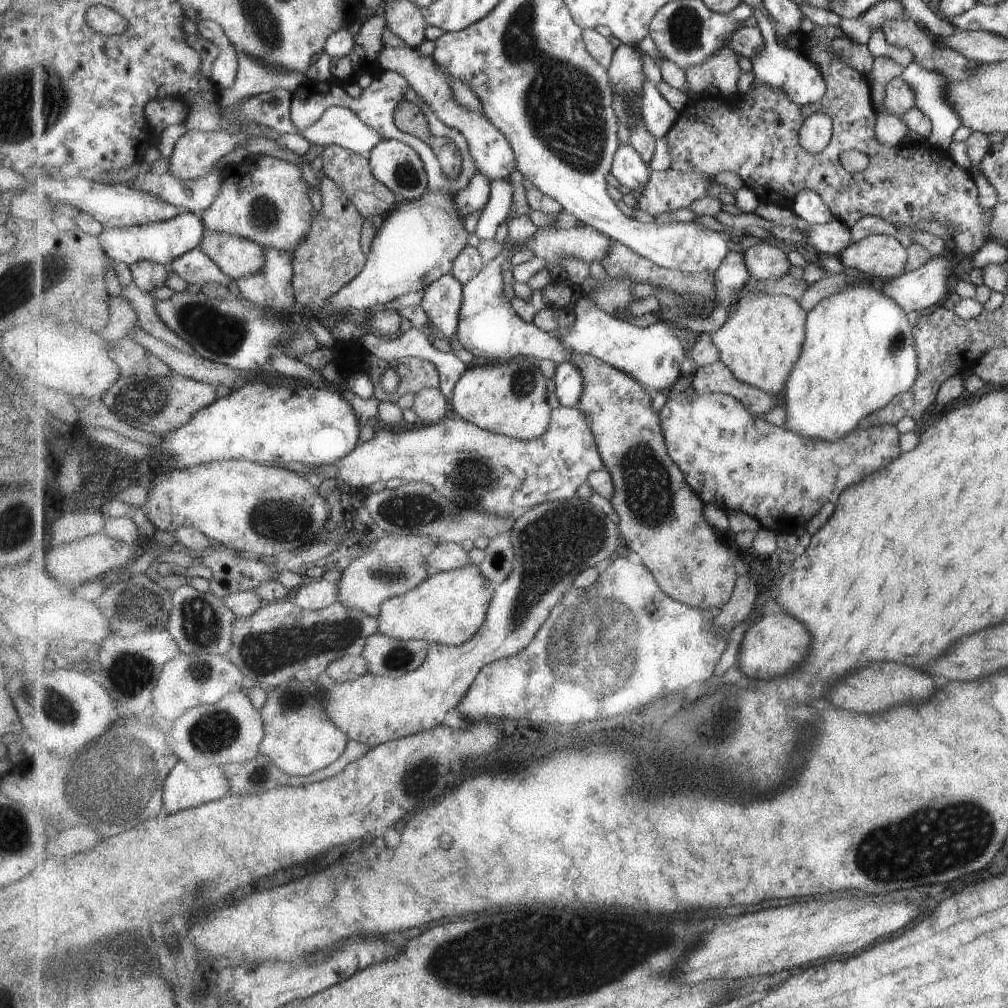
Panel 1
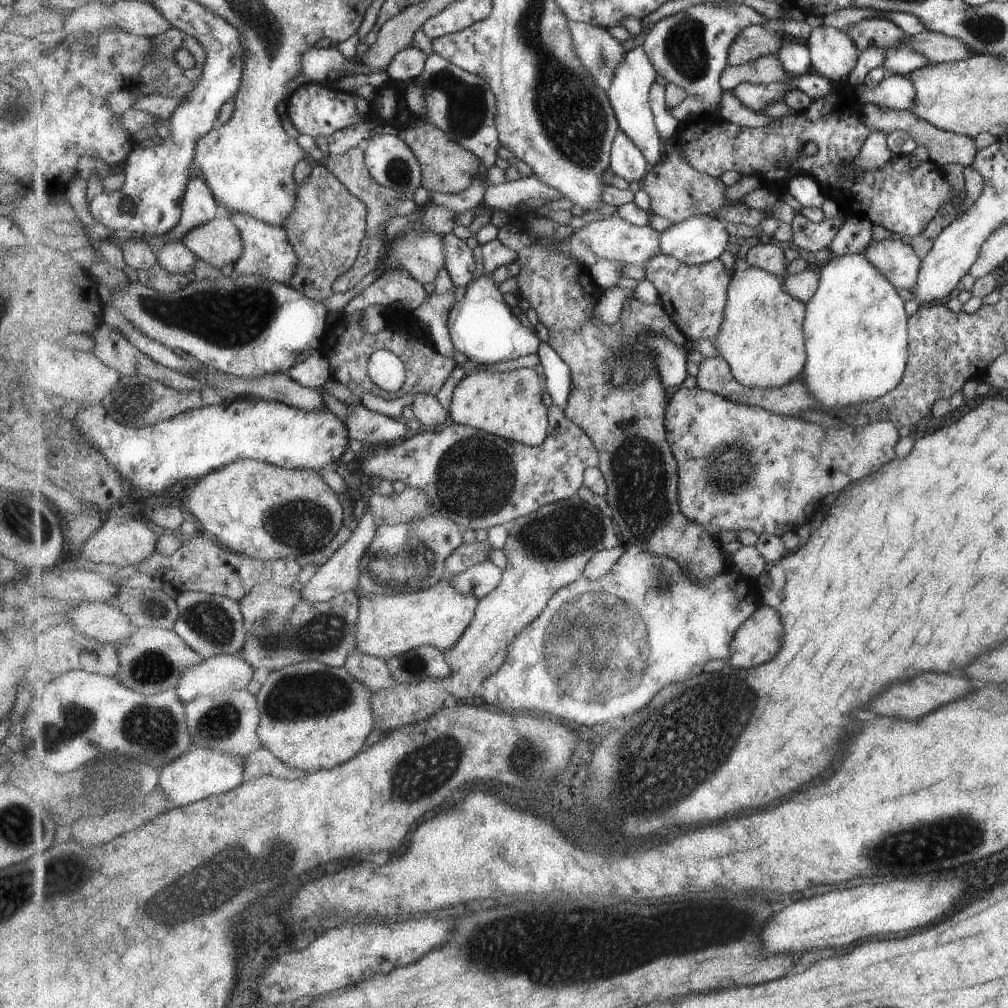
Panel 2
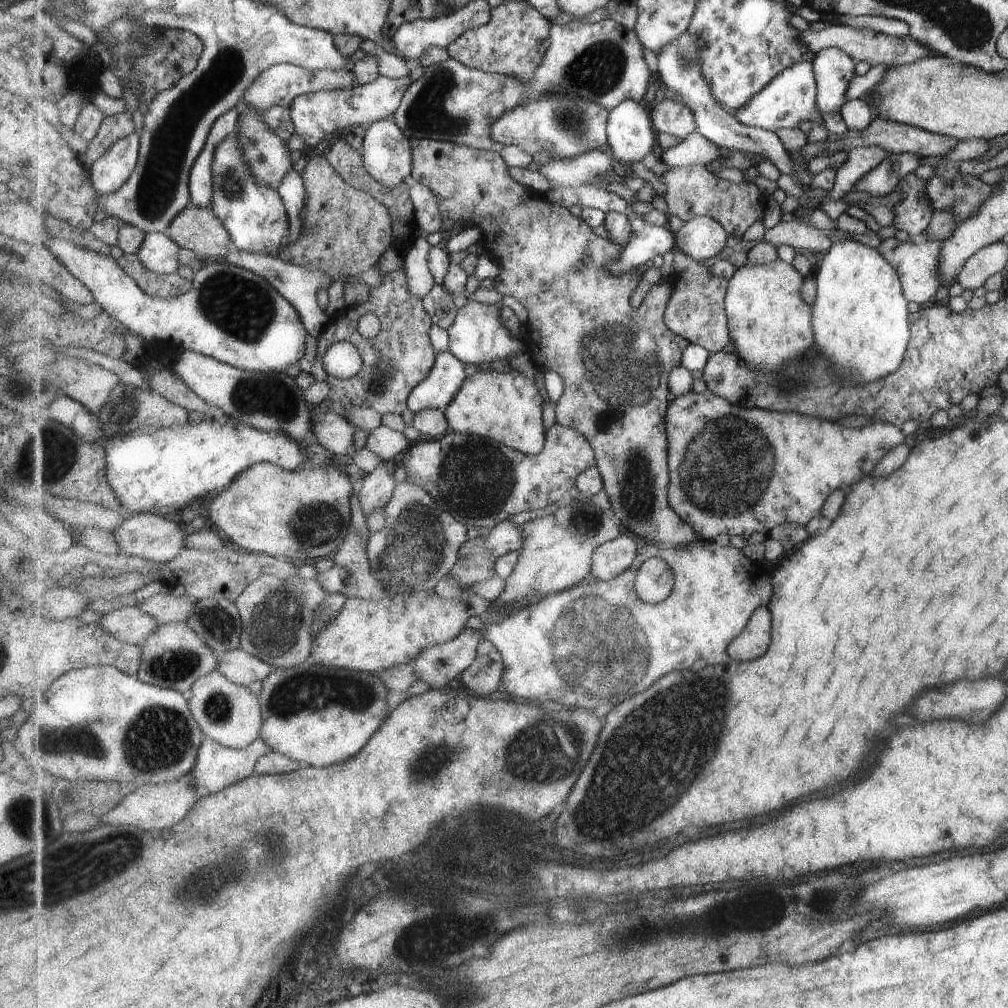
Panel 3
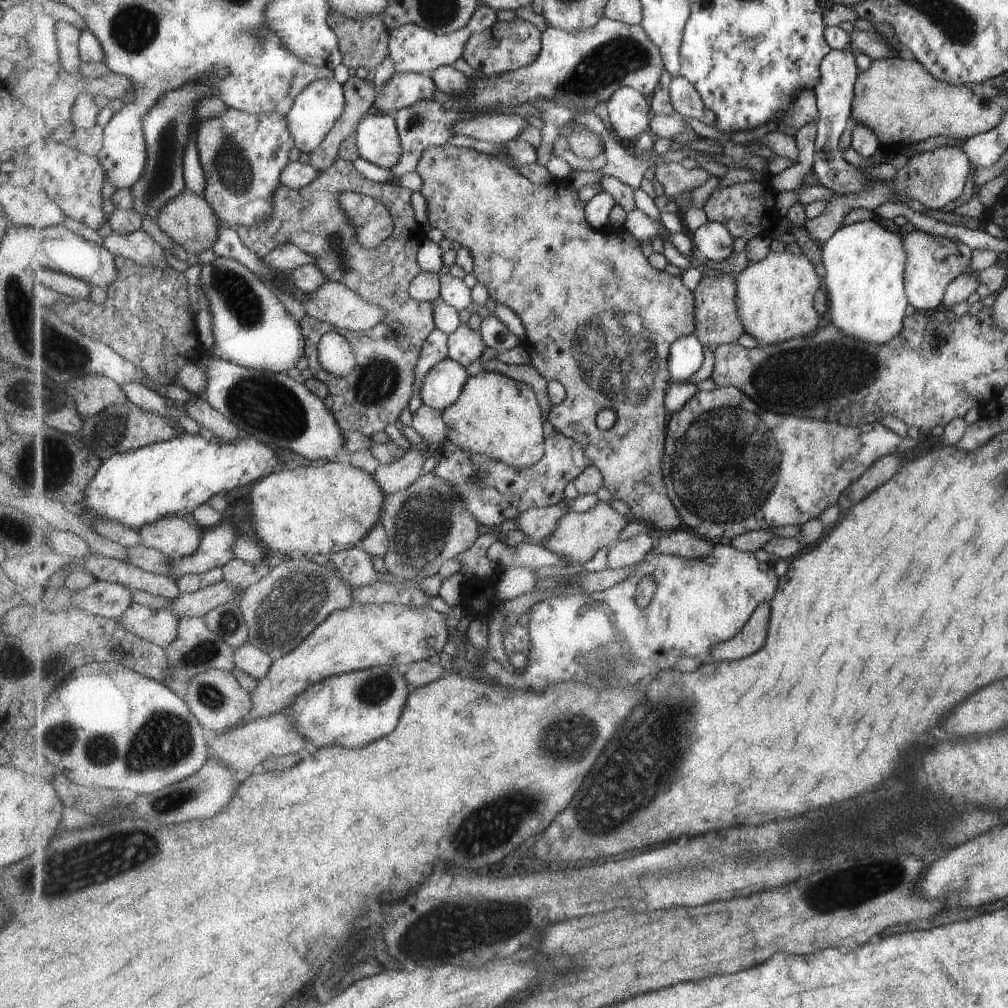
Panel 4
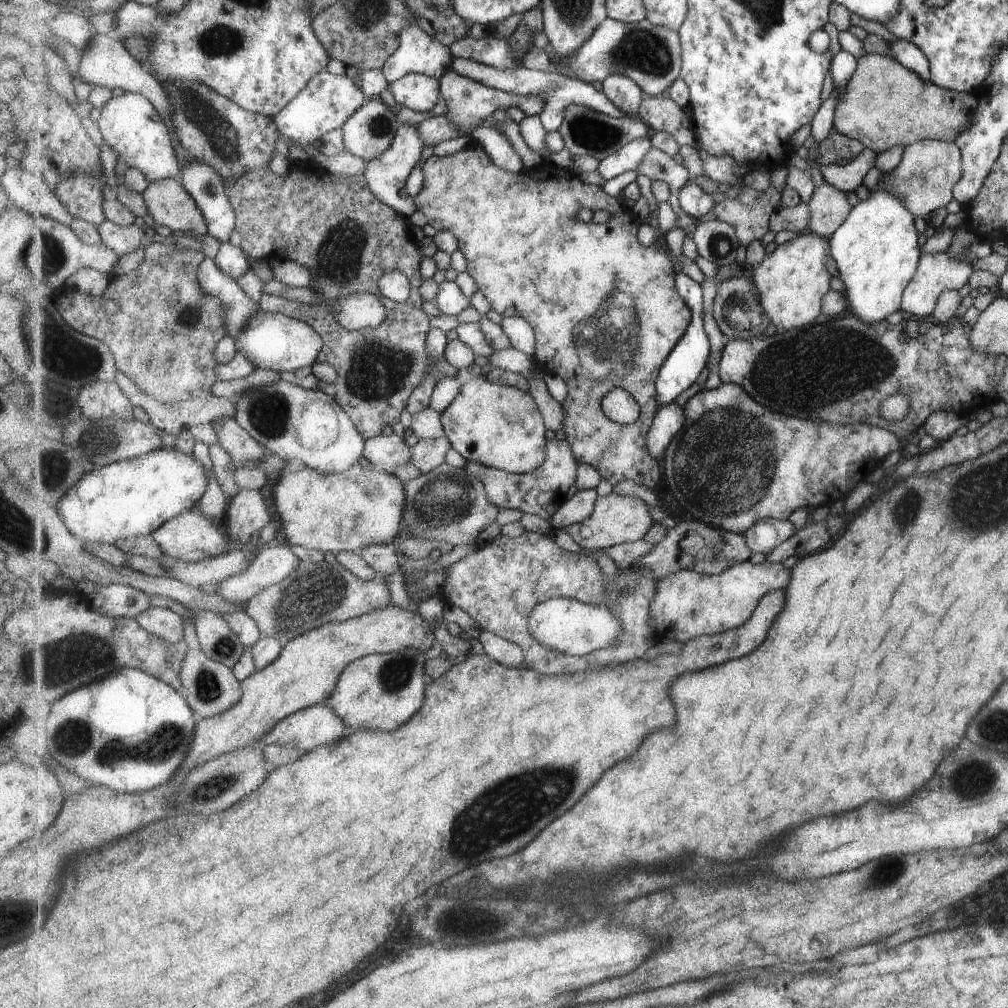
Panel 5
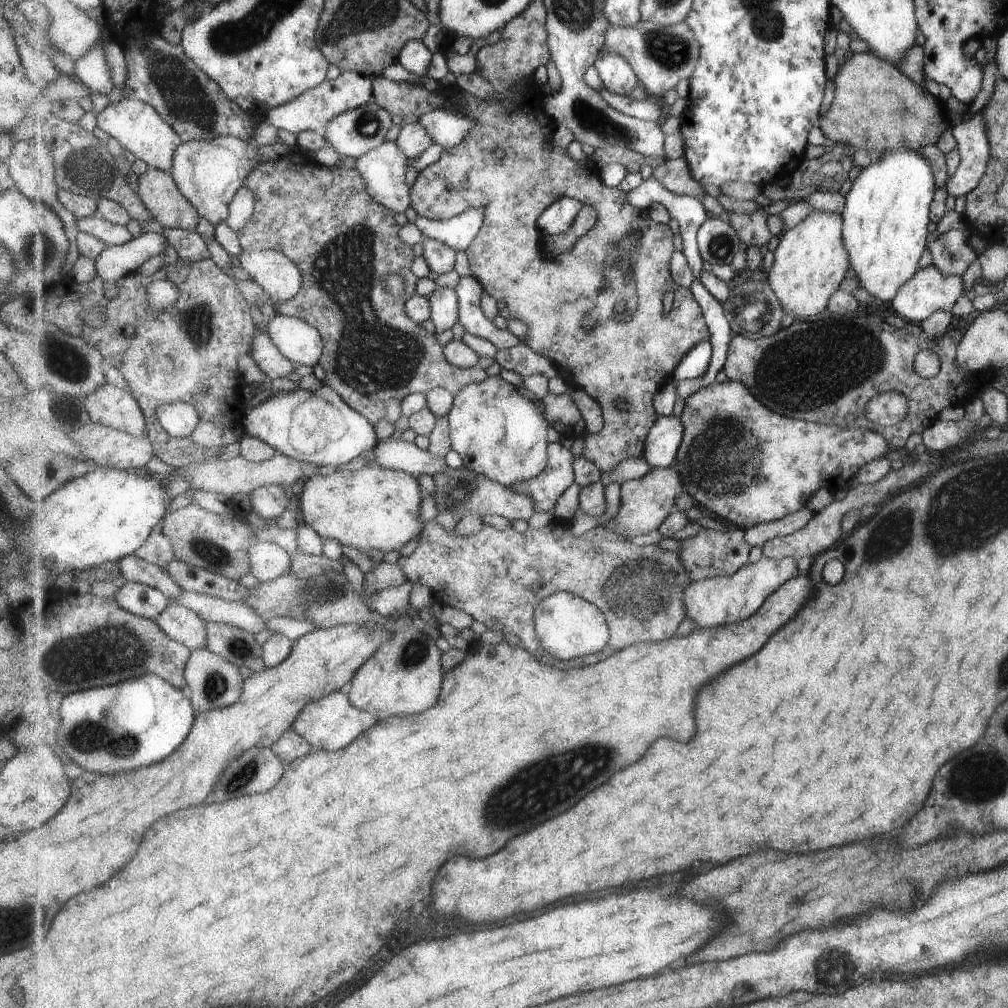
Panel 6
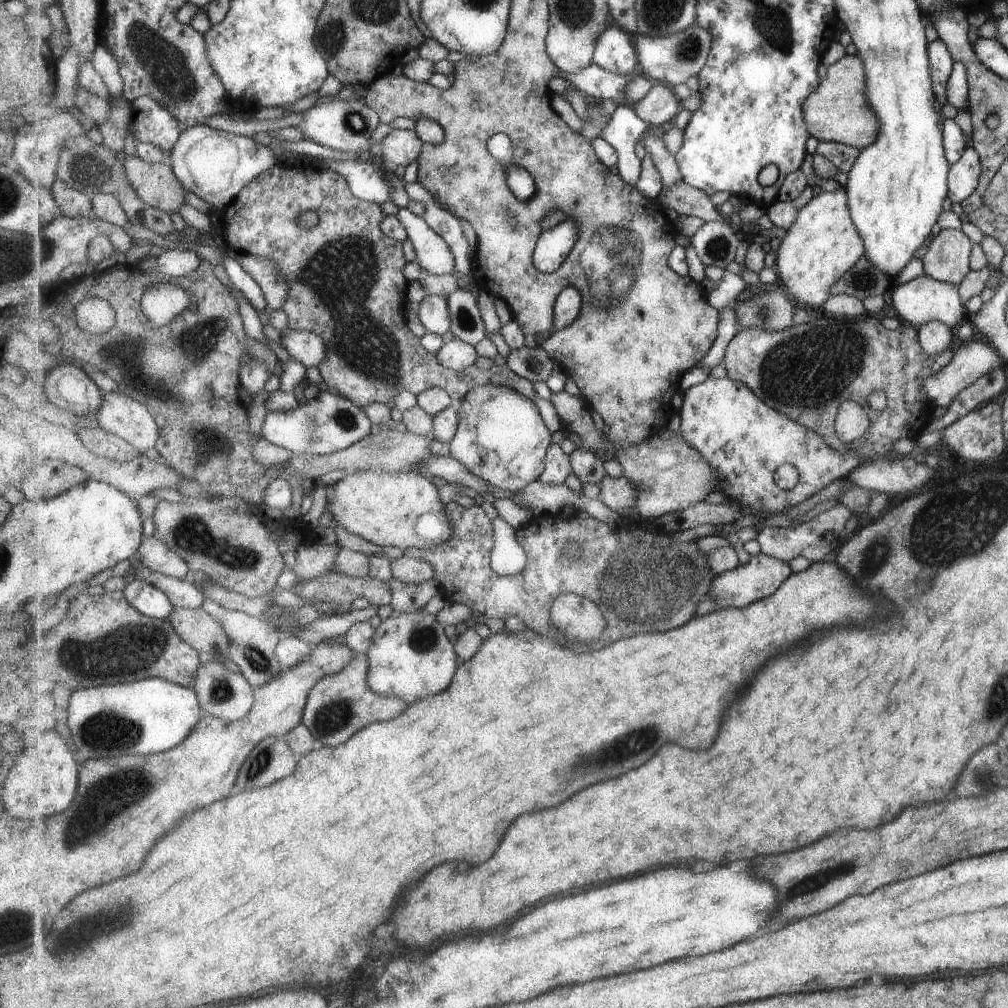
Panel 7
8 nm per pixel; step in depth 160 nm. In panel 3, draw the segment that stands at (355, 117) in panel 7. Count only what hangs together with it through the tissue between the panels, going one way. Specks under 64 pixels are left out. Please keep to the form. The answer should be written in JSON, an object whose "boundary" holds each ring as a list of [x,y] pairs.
{"boundary":[[[392,115],[390,118],[373,122],[365,134],[364,144],[361,149],[364,157],[365,167],[369,173],[385,186],[399,186],[403,182],[410,182],[413,173],[413,152],[412,140],[399,128],[396,119]]]}

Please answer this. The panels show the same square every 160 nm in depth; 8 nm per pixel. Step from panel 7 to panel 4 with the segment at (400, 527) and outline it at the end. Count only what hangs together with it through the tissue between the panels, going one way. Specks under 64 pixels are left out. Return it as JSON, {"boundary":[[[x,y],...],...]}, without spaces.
{"boundary":[[[337,460],[319,463],[309,467],[280,469],[260,478],[249,492],[250,520],[256,536],[265,551],[279,556],[308,556],[322,554],[329,556],[346,547],[359,544],[372,526],[379,521],[385,502],[384,492],[371,473]]]}

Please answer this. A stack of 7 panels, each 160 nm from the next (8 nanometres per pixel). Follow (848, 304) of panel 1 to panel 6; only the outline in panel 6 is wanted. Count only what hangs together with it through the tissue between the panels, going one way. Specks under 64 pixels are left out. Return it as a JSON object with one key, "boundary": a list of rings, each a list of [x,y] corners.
{"boundary":[[[893,149],[892,151],[883,152],[882,157],[873,164],[863,167],[859,175],[852,182],[852,186],[847,194],[844,196],[844,207],[840,212],[841,221],[841,232],[840,237],[842,238],[842,244],[848,252],[848,263],[849,268],[853,270],[855,276],[857,277],[860,288],[866,291],[874,299],[879,298],[881,302],[892,302],[897,294],[897,291],[906,281],[912,278],[913,275],[919,270],[919,260],[920,256],[926,249],[925,244],[927,244],[927,222],[929,220],[928,210],[929,203],[931,202],[933,191],[935,190],[935,184],[933,184],[933,176],[931,176],[931,170],[929,170],[929,164],[919,158],[917,154],[908,149]]]}

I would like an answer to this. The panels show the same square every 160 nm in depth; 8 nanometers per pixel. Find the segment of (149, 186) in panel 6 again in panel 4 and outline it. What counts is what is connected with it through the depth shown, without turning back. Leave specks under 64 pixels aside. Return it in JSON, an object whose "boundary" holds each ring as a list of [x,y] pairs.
{"boundary":[[[185,189],[176,199],[166,205],[157,218],[157,224],[172,240],[185,248],[188,255],[213,249],[220,238],[221,222],[212,205],[204,195],[199,196]]]}

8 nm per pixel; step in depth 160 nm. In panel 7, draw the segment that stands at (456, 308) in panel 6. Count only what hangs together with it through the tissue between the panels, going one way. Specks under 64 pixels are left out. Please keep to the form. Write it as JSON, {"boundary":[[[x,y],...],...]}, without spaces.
{"boundary":[[[427,295],[418,306],[418,316],[428,332],[444,333],[452,328],[448,297]]]}

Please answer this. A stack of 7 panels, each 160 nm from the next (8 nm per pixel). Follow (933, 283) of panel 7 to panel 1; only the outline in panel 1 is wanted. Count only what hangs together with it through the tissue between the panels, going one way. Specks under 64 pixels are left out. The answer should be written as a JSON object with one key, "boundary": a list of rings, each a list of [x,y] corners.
{"boundary":[[[867,235],[849,243],[839,254],[844,266],[869,276],[891,280],[904,272],[907,249],[891,235]]]}

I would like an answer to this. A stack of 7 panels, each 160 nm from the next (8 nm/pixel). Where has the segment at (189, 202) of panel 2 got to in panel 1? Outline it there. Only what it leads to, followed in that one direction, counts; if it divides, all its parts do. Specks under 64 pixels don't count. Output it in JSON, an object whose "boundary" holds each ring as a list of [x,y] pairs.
{"boundary":[[[182,210],[179,216],[168,221],[104,229],[98,239],[104,251],[119,264],[131,266],[137,261],[153,261],[171,266],[176,258],[202,244],[202,238],[207,232],[200,216],[201,214]]]}

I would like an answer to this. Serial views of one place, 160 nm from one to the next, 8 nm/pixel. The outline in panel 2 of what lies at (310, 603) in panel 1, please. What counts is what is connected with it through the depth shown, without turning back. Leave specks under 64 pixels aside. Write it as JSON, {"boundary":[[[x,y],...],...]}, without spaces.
{"boundary":[[[368,505],[363,515],[356,522],[350,538],[334,553],[331,553],[332,557],[318,568],[316,576],[313,576],[310,582],[303,584],[301,594],[303,594],[305,601],[313,602],[313,604],[315,602],[327,602],[345,592],[356,591],[359,588],[362,576],[361,560],[369,552],[369,548],[373,544],[379,529],[377,518],[373,514],[373,508]]]}

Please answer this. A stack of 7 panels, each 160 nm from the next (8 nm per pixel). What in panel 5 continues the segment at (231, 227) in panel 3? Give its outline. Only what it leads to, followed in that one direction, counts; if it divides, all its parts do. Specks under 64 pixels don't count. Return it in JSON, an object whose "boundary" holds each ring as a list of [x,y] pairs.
{"boundary":[[[163,79],[171,97],[173,120],[182,145],[200,163],[211,165],[225,180],[239,180],[248,173],[269,167],[274,159],[280,130],[274,117],[243,108],[210,86],[187,79]]]}

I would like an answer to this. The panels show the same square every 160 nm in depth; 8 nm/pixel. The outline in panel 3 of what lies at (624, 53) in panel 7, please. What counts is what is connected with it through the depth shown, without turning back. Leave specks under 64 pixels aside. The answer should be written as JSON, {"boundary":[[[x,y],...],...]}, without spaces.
{"boundary":[[[625,98],[609,112],[608,138],[615,161],[623,167],[658,153],[652,115],[637,100]]]}

